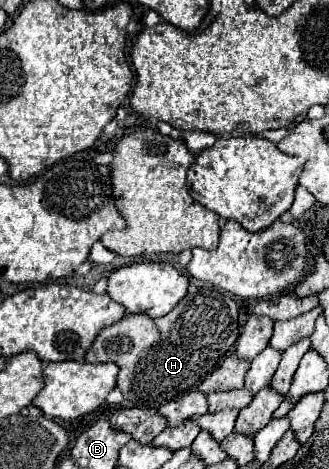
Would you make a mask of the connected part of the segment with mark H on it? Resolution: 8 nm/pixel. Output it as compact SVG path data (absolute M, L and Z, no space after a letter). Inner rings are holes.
M190 279L186 297L168 315L158 319L142 313L126 315L126 319L104 327L96 335L92 347L86 351L84 361L116 363L120 367L116 387L120 387L124 397L138 407L160 407L162 403L168 403L170 399L176 399L186 391L198 387L198 383L202 383L202 379L206 379L206 375L232 351L238 335L238 305L234 303L232 295L216 291L216 287L210 283L198 283L196 279Z

